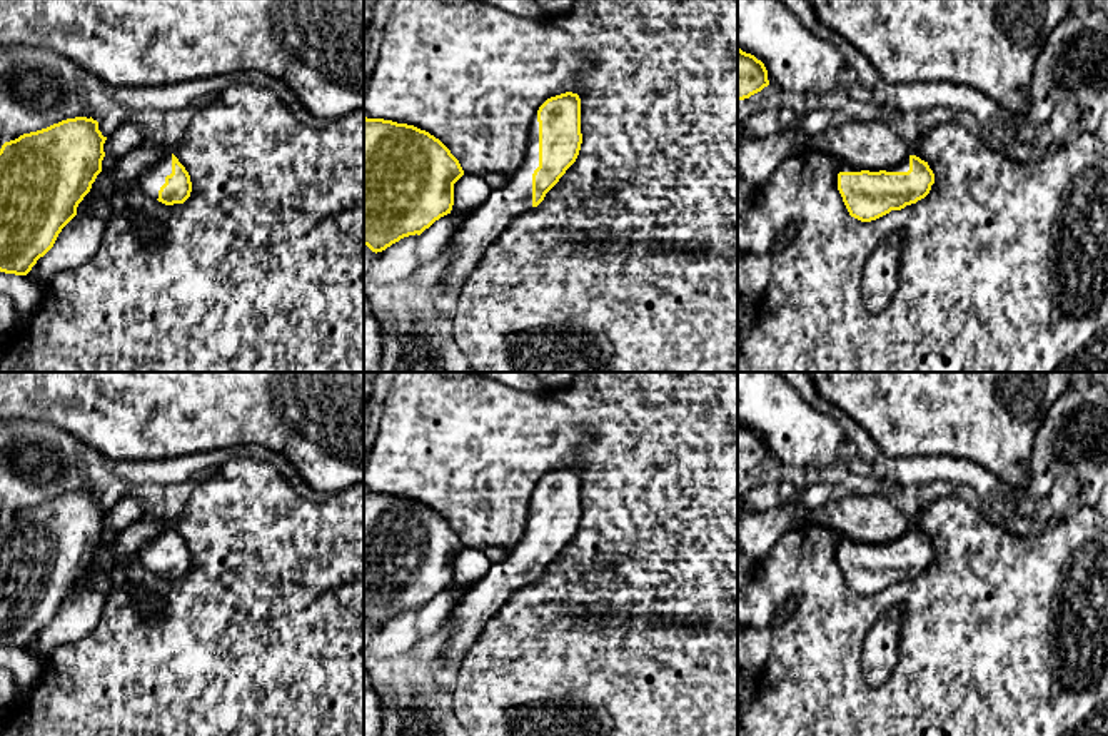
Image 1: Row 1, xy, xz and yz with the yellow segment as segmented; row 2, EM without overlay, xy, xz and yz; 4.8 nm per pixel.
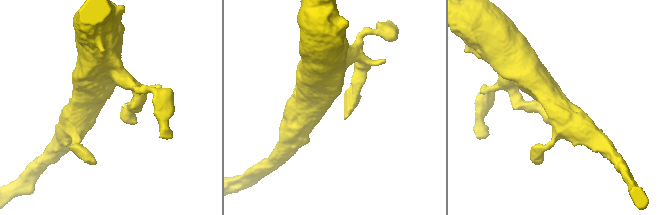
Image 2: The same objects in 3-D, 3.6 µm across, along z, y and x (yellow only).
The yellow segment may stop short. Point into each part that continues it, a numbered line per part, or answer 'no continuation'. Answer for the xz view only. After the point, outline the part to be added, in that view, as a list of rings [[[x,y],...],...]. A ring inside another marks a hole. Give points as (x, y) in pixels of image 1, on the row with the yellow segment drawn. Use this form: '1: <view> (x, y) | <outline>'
1: xz (483, 226) | [[[537,113],[531,125],[529,144],[522,167],[507,182],[494,189],[491,197],[457,227],[451,244],[451,262],[439,285],[454,300],[469,274],[479,265],[487,247],[502,234],[507,224],[532,207],[532,174],[539,167]]]

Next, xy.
1: xy (152, 179) | [[[172,154],[160,159],[144,174],[140,174],[137,185],[142,189],[145,195],[157,200],[159,190],[165,184],[165,177],[172,174]]]

